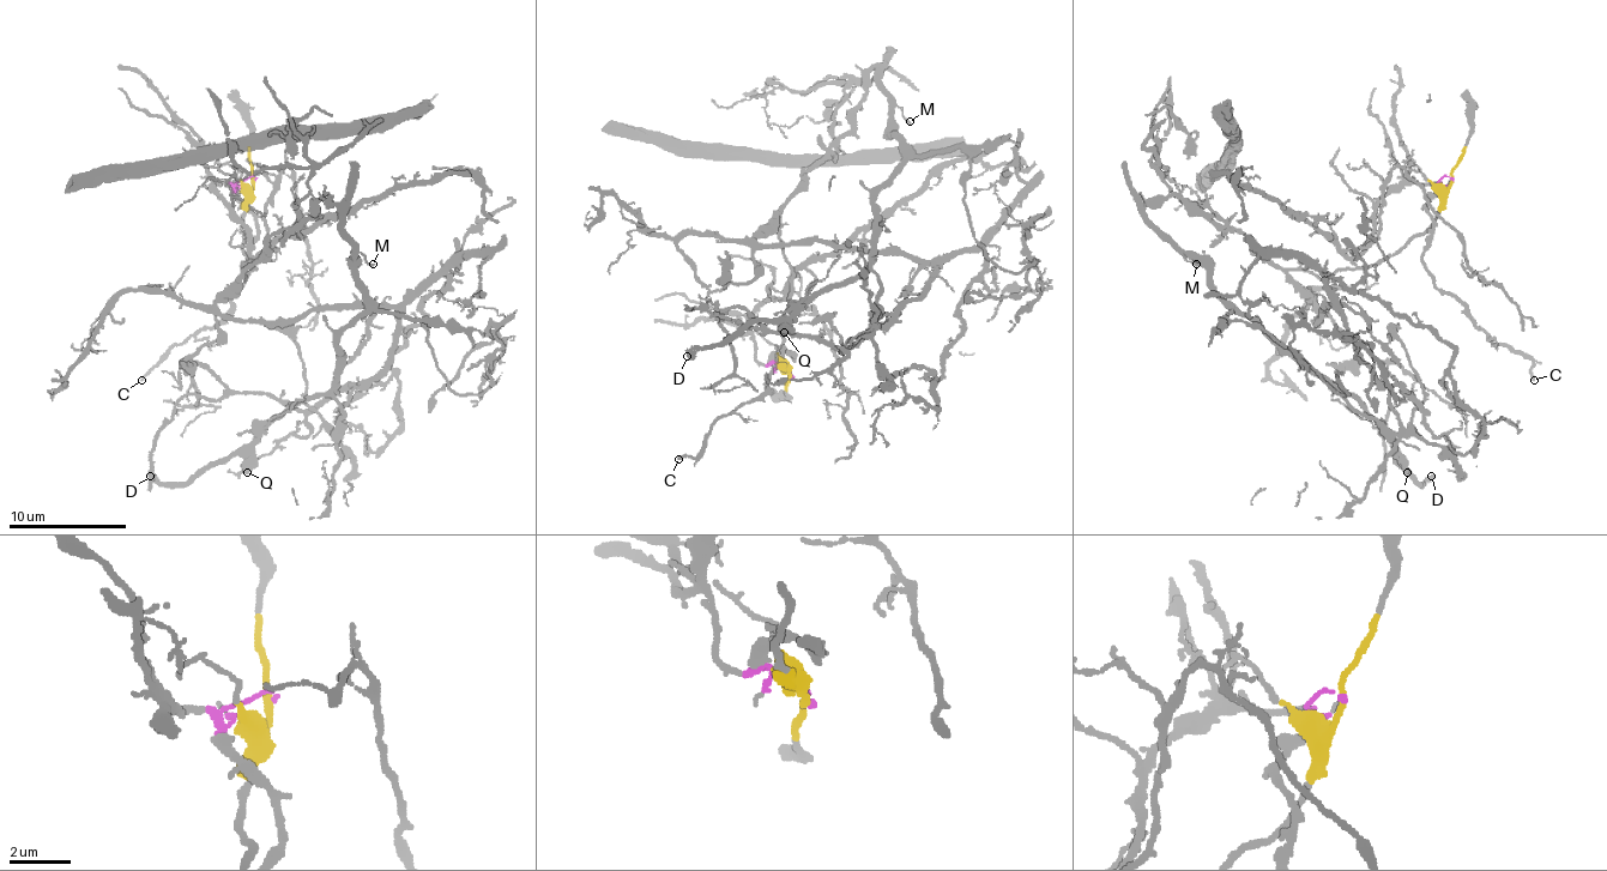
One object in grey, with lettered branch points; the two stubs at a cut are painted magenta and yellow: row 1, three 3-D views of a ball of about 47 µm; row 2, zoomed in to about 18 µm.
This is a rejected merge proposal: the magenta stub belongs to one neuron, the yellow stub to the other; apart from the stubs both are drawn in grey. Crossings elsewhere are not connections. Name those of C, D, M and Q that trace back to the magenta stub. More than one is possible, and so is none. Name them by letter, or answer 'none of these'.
C

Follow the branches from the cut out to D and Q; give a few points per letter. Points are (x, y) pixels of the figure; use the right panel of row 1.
D: (1453, 180), (1402, 250), (1317, 279), (1173, 194), (1145, 215), (1358, 403), (1417, 482), (1432, 476)
Q: (1453, 180), (1402, 250), (1317, 279), (1173, 194), (1145, 209), (1230, 303), (1358, 403), (1408, 472)

